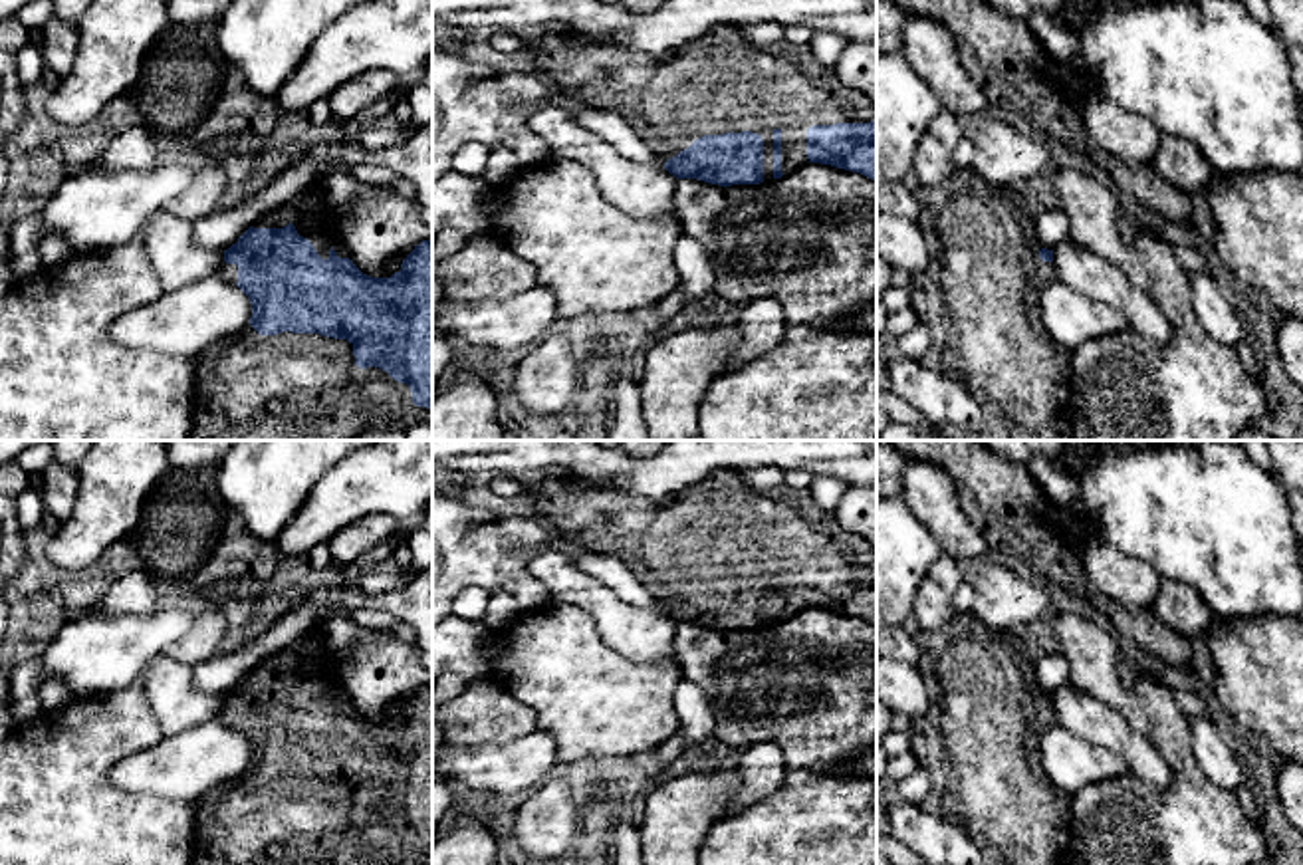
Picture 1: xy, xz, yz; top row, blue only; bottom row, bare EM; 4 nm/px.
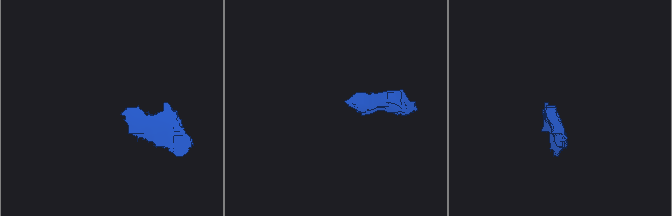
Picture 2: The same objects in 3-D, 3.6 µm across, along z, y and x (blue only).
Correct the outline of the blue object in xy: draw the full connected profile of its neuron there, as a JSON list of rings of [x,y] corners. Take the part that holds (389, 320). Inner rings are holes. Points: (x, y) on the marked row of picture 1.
[[[315,183],[282,206],[262,214],[236,244],[224,250],[218,276],[238,286],[250,298],[252,317],[242,333],[218,341],[194,357],[196,405],[188,440],[353,440],[367,431],[405,432],[416,423],[432,425],[432,240],[422,240],[415,246],[401,266],[391,278],[363,274],[325,232],[321,224],[321,192]]]

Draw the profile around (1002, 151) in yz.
[[[990,113],[976,137],[972,167],[992,185],[1033,179],[1047,171],[1053,153],[1043,137],[1019,129],[1000,113]]]

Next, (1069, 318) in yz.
[[[1059,280],[1039,290],[1039,313],[1047,335],[1069,351],[1128,327],[1121,311]]]

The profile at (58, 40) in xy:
[[[52,14],[38,30],[38,48],[46,67],[65,77],[75,60],[77,28]]]

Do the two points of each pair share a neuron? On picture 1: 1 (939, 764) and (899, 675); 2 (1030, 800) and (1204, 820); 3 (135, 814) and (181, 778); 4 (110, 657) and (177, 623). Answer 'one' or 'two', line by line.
1: two
2: two
3: two
4: one

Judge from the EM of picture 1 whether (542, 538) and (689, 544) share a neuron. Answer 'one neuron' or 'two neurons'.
two neurons

